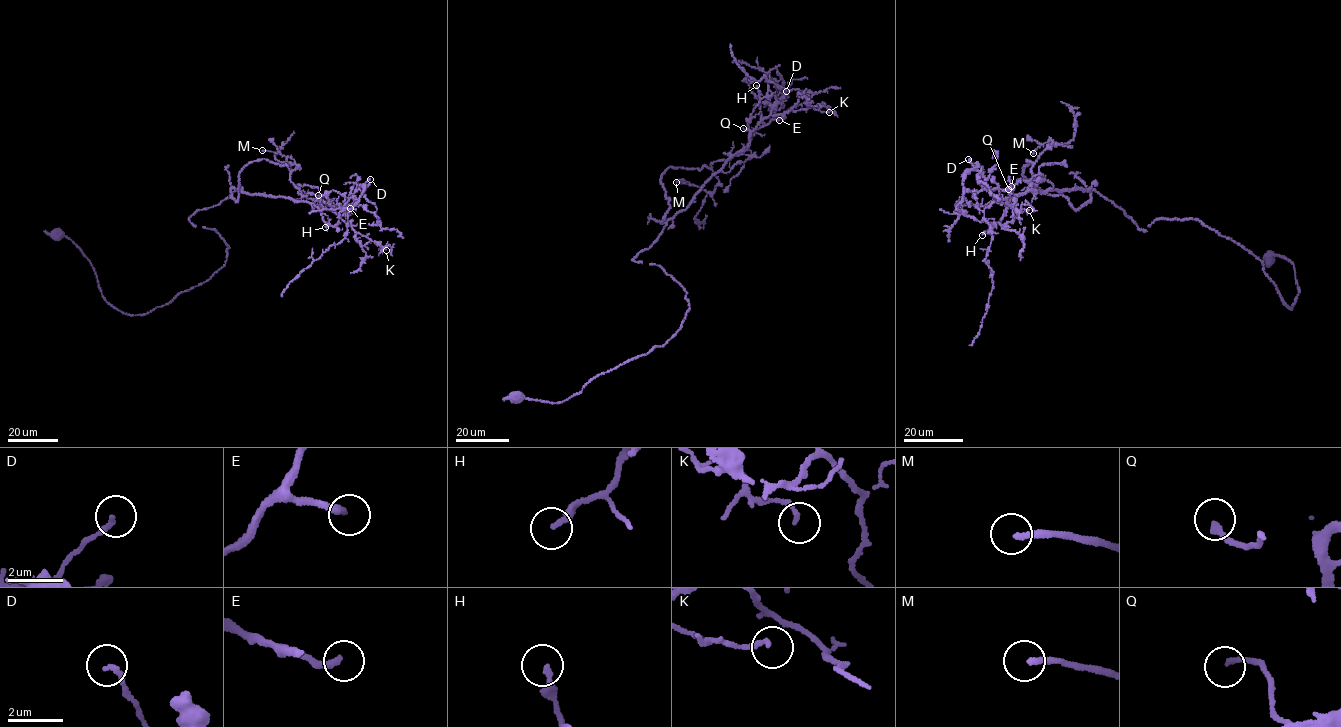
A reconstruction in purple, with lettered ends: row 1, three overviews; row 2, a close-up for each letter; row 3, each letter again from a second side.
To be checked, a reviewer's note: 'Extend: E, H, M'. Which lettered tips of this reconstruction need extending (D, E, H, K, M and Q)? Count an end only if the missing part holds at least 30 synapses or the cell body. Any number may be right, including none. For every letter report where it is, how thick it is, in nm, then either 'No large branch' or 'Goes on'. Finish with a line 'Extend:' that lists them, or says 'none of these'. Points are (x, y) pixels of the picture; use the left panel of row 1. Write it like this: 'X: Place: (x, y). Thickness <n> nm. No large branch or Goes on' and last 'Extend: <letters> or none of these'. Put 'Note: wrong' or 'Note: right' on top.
Note: right
D: Place: (370, 179). Thickness 180 nm. No large branch
E: Place: (350, 208). Thickness 200 nm. Goes on
H: Place: (325, 227). Thickness 260 nm. Goes on
K: Place: (386, 250). Thickness 170 nm. No large branch
M: Place: (262, 150). Thickness 220 nm. Goes on
Q: Place: (318, 195). Thickness 200 nm. No large branch
Extend: E, H, M

